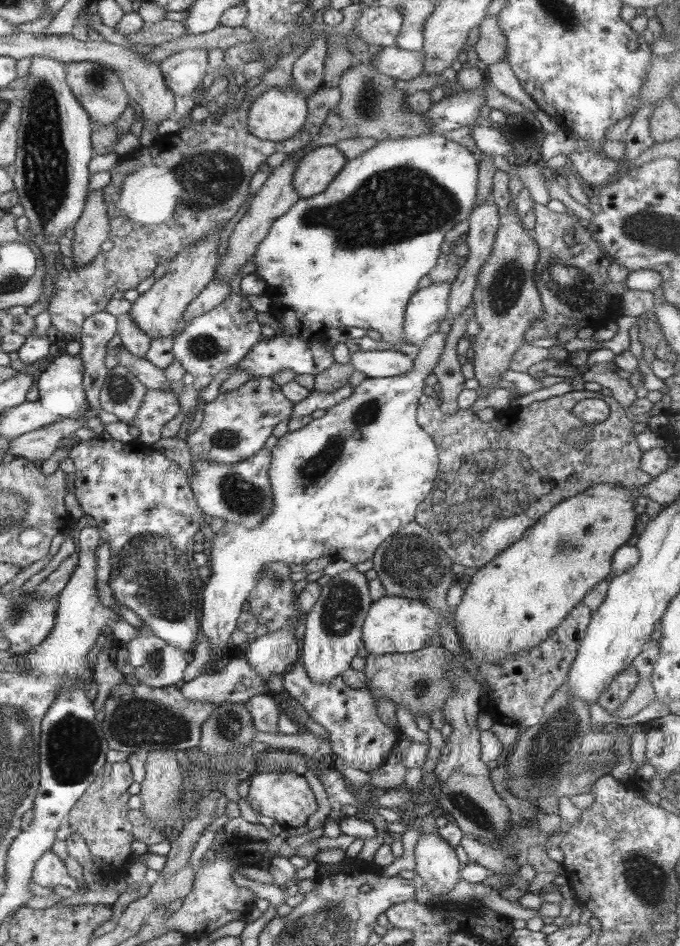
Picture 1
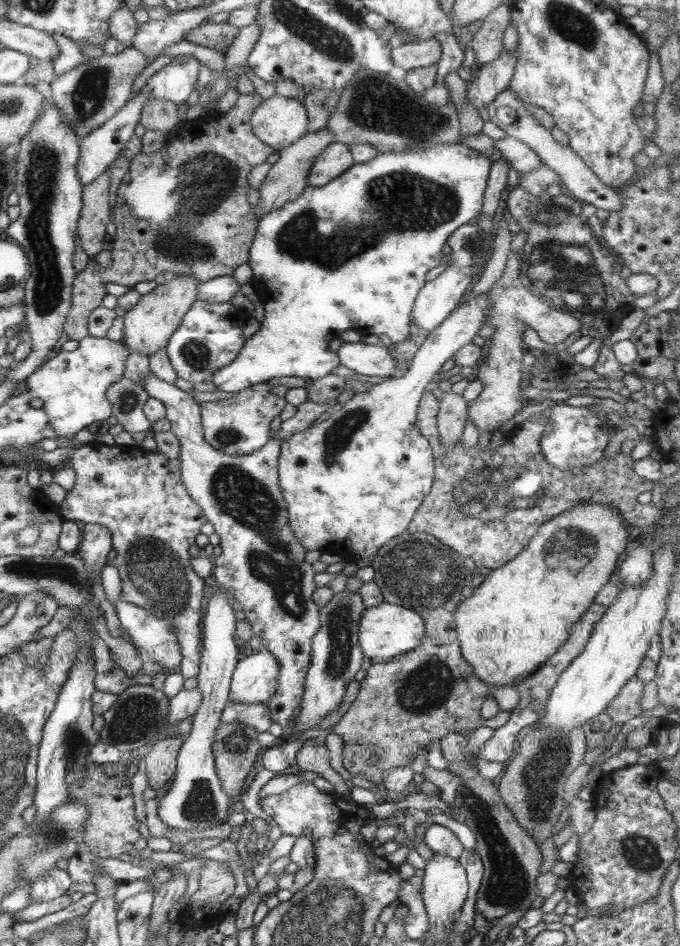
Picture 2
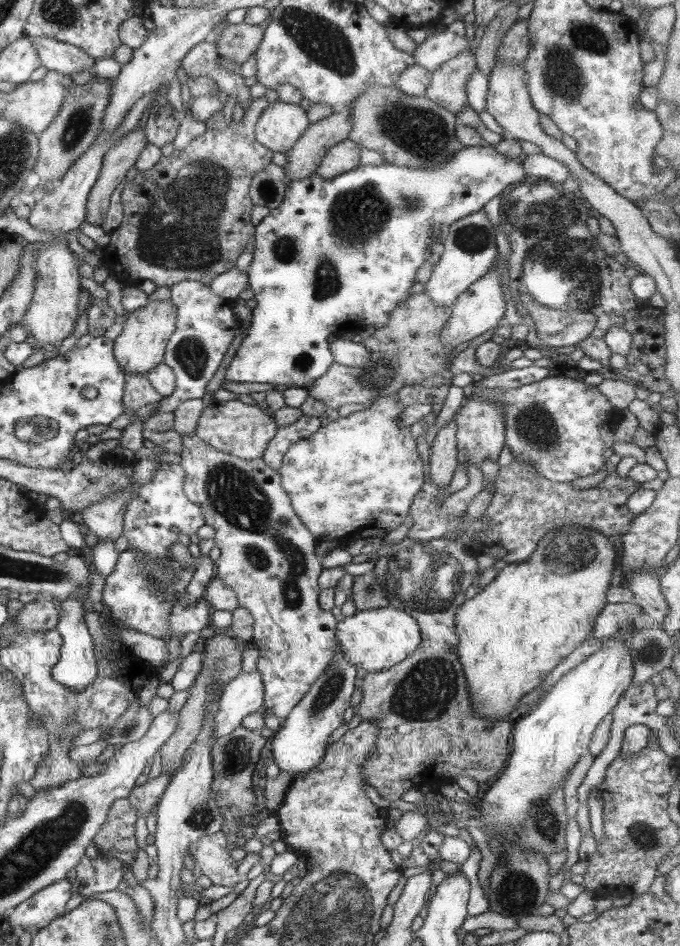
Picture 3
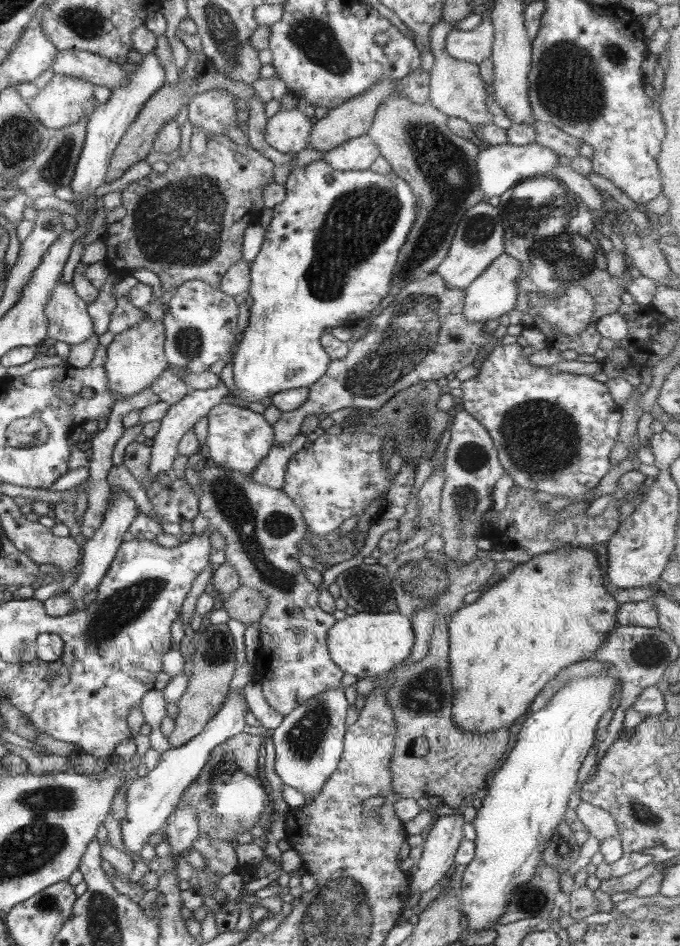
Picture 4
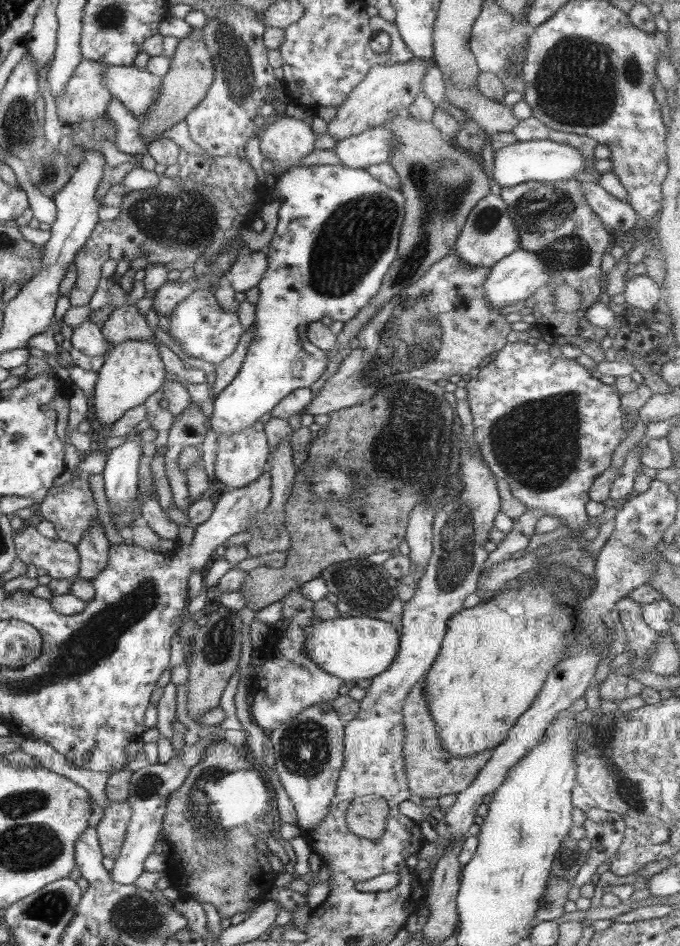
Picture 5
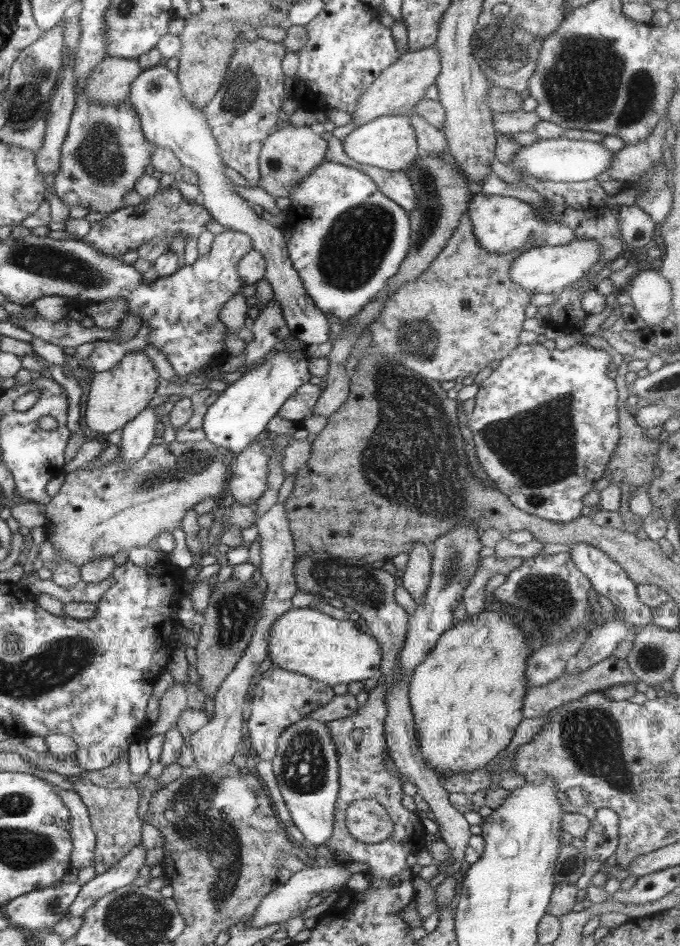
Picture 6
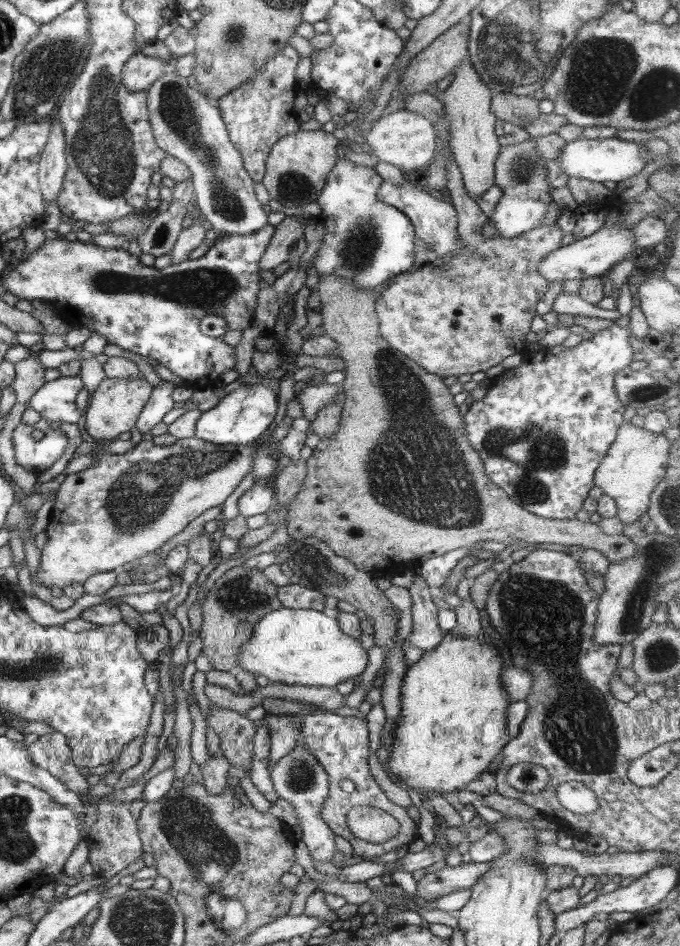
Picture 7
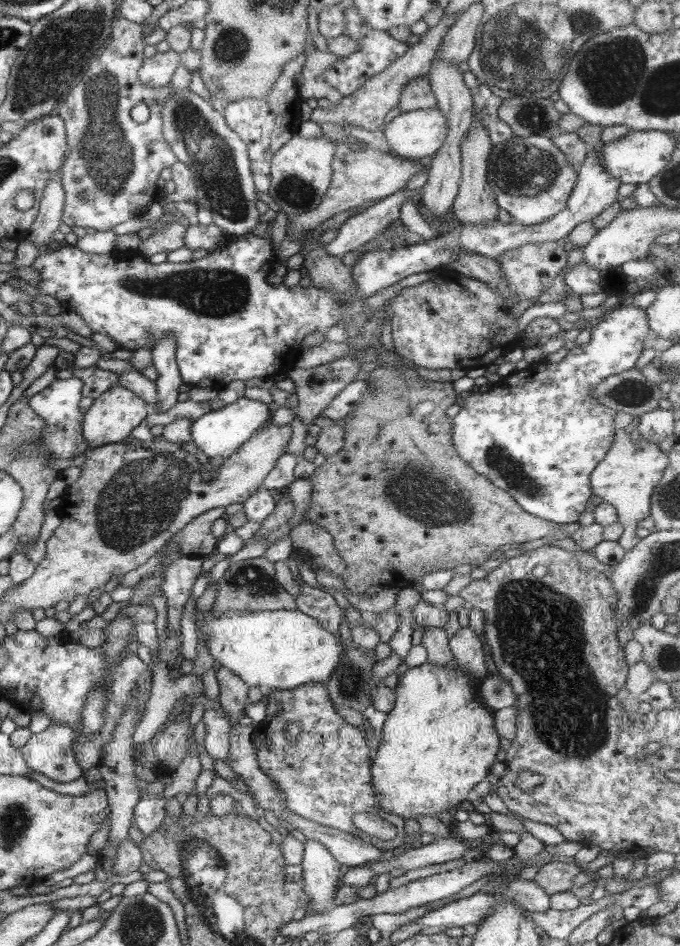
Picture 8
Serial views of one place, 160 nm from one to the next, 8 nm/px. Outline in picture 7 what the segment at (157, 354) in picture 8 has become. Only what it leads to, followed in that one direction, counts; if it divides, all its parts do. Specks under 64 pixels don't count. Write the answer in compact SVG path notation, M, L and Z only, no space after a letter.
M162 380L157 386L153 387L152 394L135 424L142 435L149 433L174 408L176 401L172 398L172 392L177 386L173 382Z

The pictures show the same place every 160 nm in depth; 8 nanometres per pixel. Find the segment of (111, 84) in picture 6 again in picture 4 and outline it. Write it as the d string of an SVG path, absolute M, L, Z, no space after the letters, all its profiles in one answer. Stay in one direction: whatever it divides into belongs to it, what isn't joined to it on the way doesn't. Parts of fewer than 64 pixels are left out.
M52 74L46 87L27 102L35 117L52 130L78 122L98 103L90 82L62 74Z

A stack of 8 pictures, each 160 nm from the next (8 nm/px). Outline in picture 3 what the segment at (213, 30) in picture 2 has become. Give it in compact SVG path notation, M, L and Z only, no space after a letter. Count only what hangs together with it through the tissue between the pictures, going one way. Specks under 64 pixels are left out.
M228 24L228 27L222 29L220 39L211 42L216 46L217 54L236 65L242 65L246 62L254 52L258 51L258 47L262 43L262 35L264 32L260 26L252 26L252 24Z

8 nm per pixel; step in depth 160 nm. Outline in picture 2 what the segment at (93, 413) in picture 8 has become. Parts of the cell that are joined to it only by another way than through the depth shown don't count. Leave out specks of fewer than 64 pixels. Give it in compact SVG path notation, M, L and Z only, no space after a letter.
M191 274L169 276L161 286L157 286L148 295L142 295L138 304L127 310L124 316L124 330L121 343L129 352L154 354L154 351L165 348L172 334L180 326L183 316L190 310L198 296L199 280Z

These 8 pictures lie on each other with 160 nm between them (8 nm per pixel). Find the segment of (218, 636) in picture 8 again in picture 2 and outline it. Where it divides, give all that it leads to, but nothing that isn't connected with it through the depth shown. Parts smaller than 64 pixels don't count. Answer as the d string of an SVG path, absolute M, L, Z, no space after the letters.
M382 603L378 606L366 608L361 614L358 624L358 637L363 656L370 658L373 664L388 662L394 657L414 650L423 642L425 623L421 614L404 606Z

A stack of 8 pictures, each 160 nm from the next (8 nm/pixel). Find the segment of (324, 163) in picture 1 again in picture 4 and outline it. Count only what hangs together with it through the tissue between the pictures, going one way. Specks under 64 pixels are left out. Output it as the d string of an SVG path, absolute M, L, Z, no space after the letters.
M368 135L348 140L341 146L326 152L324 161L334 170L368 170L374 161L381 156L380 149Z

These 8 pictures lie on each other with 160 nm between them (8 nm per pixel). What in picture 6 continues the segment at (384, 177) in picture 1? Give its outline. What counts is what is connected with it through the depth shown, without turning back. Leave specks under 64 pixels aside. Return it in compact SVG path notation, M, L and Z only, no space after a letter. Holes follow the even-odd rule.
M566 137L552 138L552 140L540 140L530 146L524 146L514 159L508 163L514 167L515 172L521 174L526 171L540 180L552 182L584 182L595 179L602 172L607 172L614 152L607 150L598 142L569 140ZM324 162L322 165L317 166L306 178L299 182L288 196L291 199L291 205L287 209L288 217L285 222L287 229L287 249L289 257L293 262L294 268L299 272L300 278L306 294L314 301L314 304L322 312L330 312L338 320L350 319L358 314L365 304L368 304L376 295L386 287L386 282L390 280L400 268L402 262L408 254L410 248L410 233L411 233L411 220L409 214L402 207L398 206L396 202L390 200L378 188L378 185L370 178L365 172L356 168L356 164L344 165L338 162ZM292 336L279 342L269 354L267 361L252 371L244 372L244 375L220 392L218 399L207 407L203 418L202 430L206 439L219 447L227 448L232 453L242 452L255 440L266 435L266 426L272 420L282 405L290 398L299 386L309 382L312 375L308 370L308 362L311 357L306 354L307 346L304 344L302 353L298 356L286 355L288 349L284 342L292 339Z

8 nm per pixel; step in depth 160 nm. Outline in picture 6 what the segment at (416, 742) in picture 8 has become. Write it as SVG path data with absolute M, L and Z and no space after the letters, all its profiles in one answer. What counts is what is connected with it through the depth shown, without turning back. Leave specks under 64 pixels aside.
M482 611L472 617L465 617L460 622L455 622L453 626L440 636L436 646L429 651L426 658L408 676L409 681L409 703L414 715L414 728L418 739L421 757L426 761L426 765L439 776L450 777L457 773L466 773L488 766L488 763L496 759L514 736L515 729L522 722L522 705L525 692L528 690L525 679L526 659L528 658L528 642L524 630L518 624L514 624L510 615L500 613L500 611Z

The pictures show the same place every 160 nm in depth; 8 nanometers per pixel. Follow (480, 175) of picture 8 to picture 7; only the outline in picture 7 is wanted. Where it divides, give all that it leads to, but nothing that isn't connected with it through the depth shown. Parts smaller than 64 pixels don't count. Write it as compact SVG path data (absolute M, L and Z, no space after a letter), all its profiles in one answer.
M466 59L454 69L455 78L450 86L438 94L437 98L445 106L446 118L450 123L449 148L454 156L468 196L478 202L478 198L495 184L495 161L501 146L495 130L497 116L491 110L493 91L482 83L478 72Z

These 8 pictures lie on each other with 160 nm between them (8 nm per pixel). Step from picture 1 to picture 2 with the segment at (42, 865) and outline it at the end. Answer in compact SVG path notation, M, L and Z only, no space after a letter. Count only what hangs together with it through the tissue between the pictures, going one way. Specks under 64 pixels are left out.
M56 865L30 883L31 903L48 902L60 898L72 886L70 875Z

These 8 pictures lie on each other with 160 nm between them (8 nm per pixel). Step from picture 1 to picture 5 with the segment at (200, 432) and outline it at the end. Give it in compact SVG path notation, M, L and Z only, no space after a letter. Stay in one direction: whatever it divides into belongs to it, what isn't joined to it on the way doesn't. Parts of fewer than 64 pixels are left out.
M260 421L234 434L218 434L218 454L215 462L215 482L229 490L244 488L255 482L268 470L268 457L271 455L265 425Z

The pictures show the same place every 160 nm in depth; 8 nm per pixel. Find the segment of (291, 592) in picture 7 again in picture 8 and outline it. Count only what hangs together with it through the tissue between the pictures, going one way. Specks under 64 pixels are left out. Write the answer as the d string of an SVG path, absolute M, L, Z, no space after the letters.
M302 586L302 592L295 598L298 611L308 614L311 618L316 619L326 631L330 631L332 635L336 635L336 639L342 643L338 631L340 630L340 623L342 623L343 612L336 600L330 593L326 593L319 589Z

